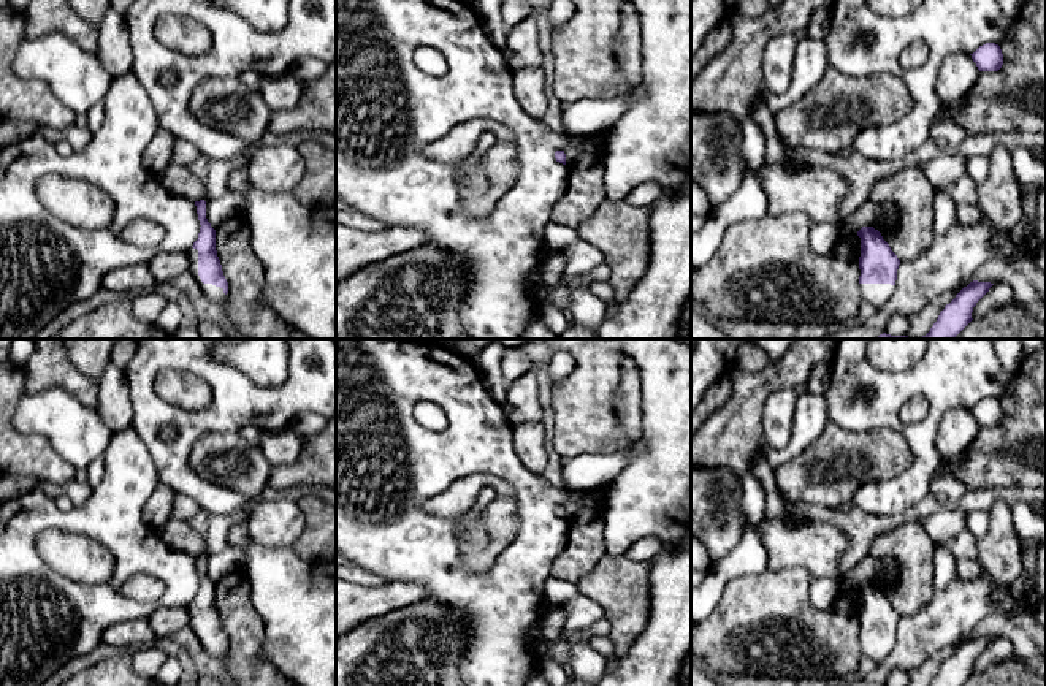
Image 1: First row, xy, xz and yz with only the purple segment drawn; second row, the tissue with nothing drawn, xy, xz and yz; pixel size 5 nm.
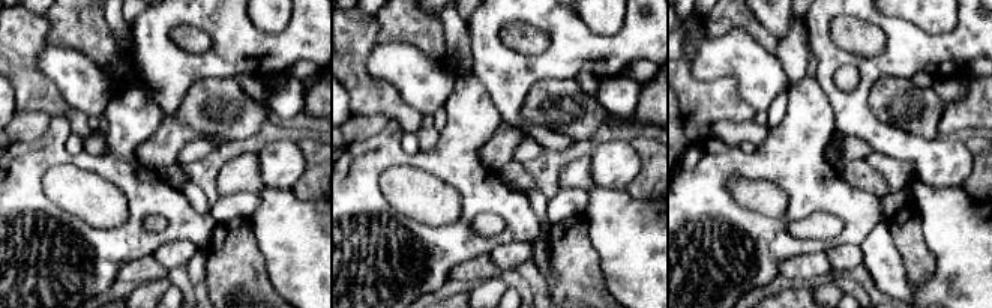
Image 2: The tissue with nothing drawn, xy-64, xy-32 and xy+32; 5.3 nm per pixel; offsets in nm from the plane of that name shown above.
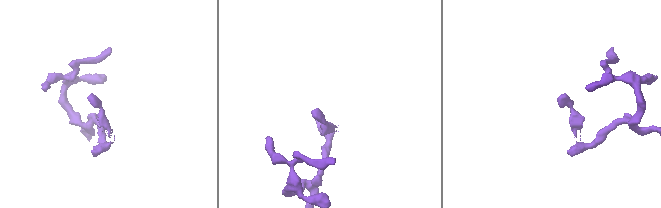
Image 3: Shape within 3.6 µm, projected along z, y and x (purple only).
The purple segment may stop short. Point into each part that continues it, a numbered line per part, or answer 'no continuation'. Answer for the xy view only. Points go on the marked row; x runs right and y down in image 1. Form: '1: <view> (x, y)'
1: xy (216, 295)

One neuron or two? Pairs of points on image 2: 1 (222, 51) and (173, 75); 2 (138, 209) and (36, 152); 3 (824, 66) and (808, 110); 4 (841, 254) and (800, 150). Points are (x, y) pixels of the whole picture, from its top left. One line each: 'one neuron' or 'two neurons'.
1: one neuron
2: one neuron
3: two neurons
4: two neurons

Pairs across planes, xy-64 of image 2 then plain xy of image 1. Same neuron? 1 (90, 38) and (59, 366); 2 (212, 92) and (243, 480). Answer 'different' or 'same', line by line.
1: same
2: same

